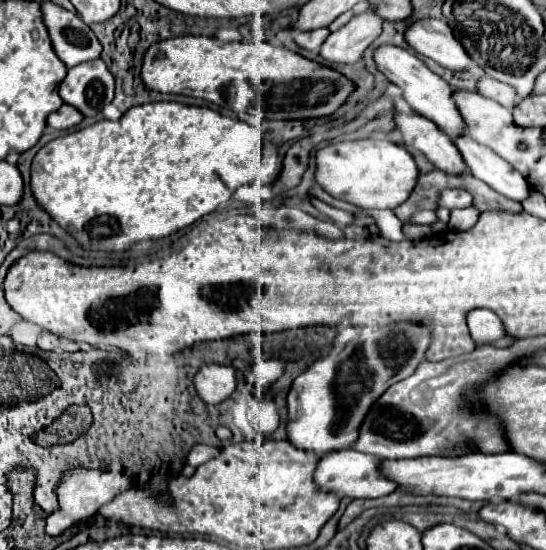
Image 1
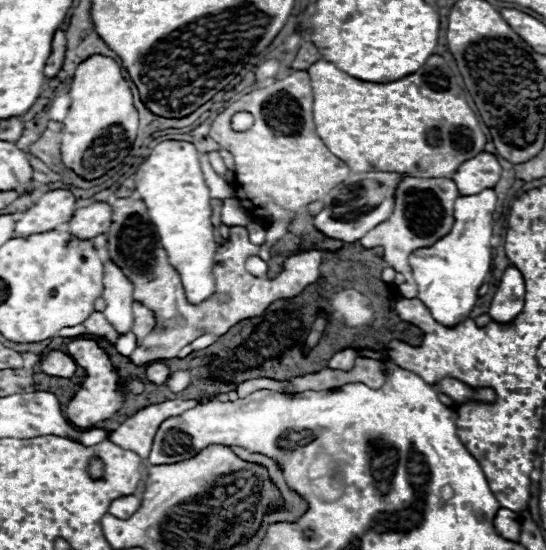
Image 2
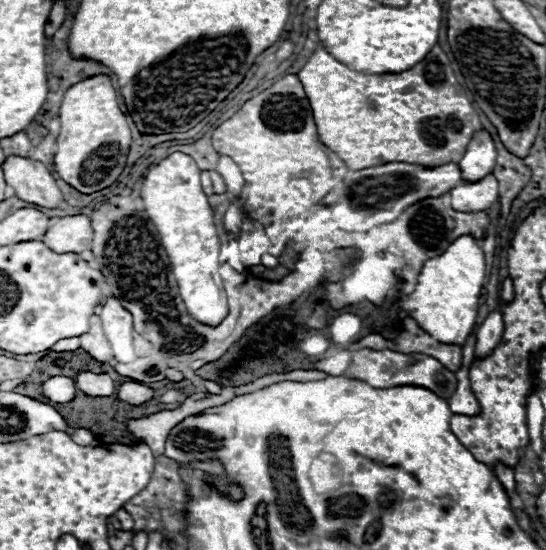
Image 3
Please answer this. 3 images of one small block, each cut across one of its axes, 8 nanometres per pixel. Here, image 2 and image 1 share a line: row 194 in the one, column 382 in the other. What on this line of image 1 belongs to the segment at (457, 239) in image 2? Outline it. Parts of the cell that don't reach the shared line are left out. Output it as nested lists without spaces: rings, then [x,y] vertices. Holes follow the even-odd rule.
[[[352,448],[346,450],[334,450],[330,454],[326,454],[318,468],[316,468],[316,484],[322,490],[336,490],[340,496],[350,496],[350,498],[380,498],[386,494],[392,494],[398,486],[396,482],[388,480],[382,470],[380,470],[380,458],[372,456],[372,454],[362,454],[356,452]]]

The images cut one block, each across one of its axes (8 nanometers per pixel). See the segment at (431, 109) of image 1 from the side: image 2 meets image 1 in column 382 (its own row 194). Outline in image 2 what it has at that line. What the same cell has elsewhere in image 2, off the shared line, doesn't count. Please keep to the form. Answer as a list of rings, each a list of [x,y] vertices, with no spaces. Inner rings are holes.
[[[50,190],[16,222],[14,236],[56,230],[60,224],[66,224],[72,218],[74,206],[76,198],[70,190]]]

